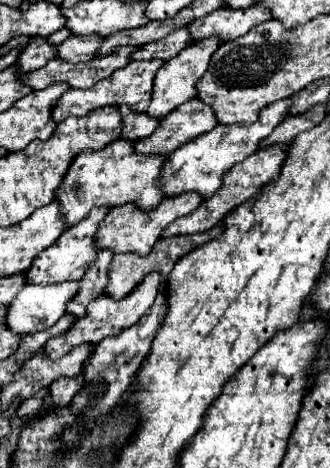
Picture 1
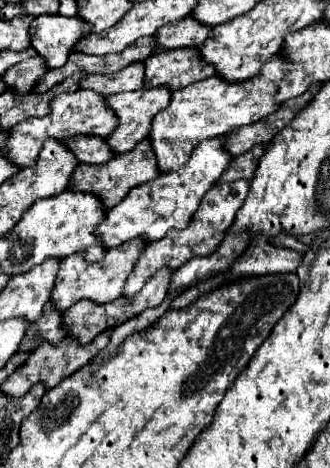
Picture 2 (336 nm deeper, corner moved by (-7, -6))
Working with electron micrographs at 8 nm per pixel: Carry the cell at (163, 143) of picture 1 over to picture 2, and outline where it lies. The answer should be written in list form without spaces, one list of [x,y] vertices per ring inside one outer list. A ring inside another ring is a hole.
[[[141,140],[131,152],[127,154],[115,154],[107,164],[97,164],[97,166],[89,166],[89,164],[79,164],[67,184],[67,190],[71,192],[85,192],[85,194],[93,194],[101,200],[103,208],[109,210],[113,206],[117,206],[131,188],[141,186],[149,180],[155,180],[159,176],[157,170],[157,162],[155,162],[155,154],[149,146],[149,140]]]

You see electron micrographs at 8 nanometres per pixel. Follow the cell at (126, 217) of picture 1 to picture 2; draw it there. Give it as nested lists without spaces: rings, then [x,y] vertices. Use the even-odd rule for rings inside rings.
[[[127,242],[127,246],[117,246],[117,248],[107,250],[103,260],[95,264],[87,264],[83,252],[63,258],[59,264],[53,292],[51,292],[51,302],[55,310],[65,312],[67,308],[71,308],[75,302],[83,298],[95,304],[105,304],[105,302],[119,298],[123,290],[123,282],[127,280],[127,274],[131,274],[131,266],[135,266],[135,258],[139,258],[141,252],[143,252],[143,246],[139,246],[139,242]]]

